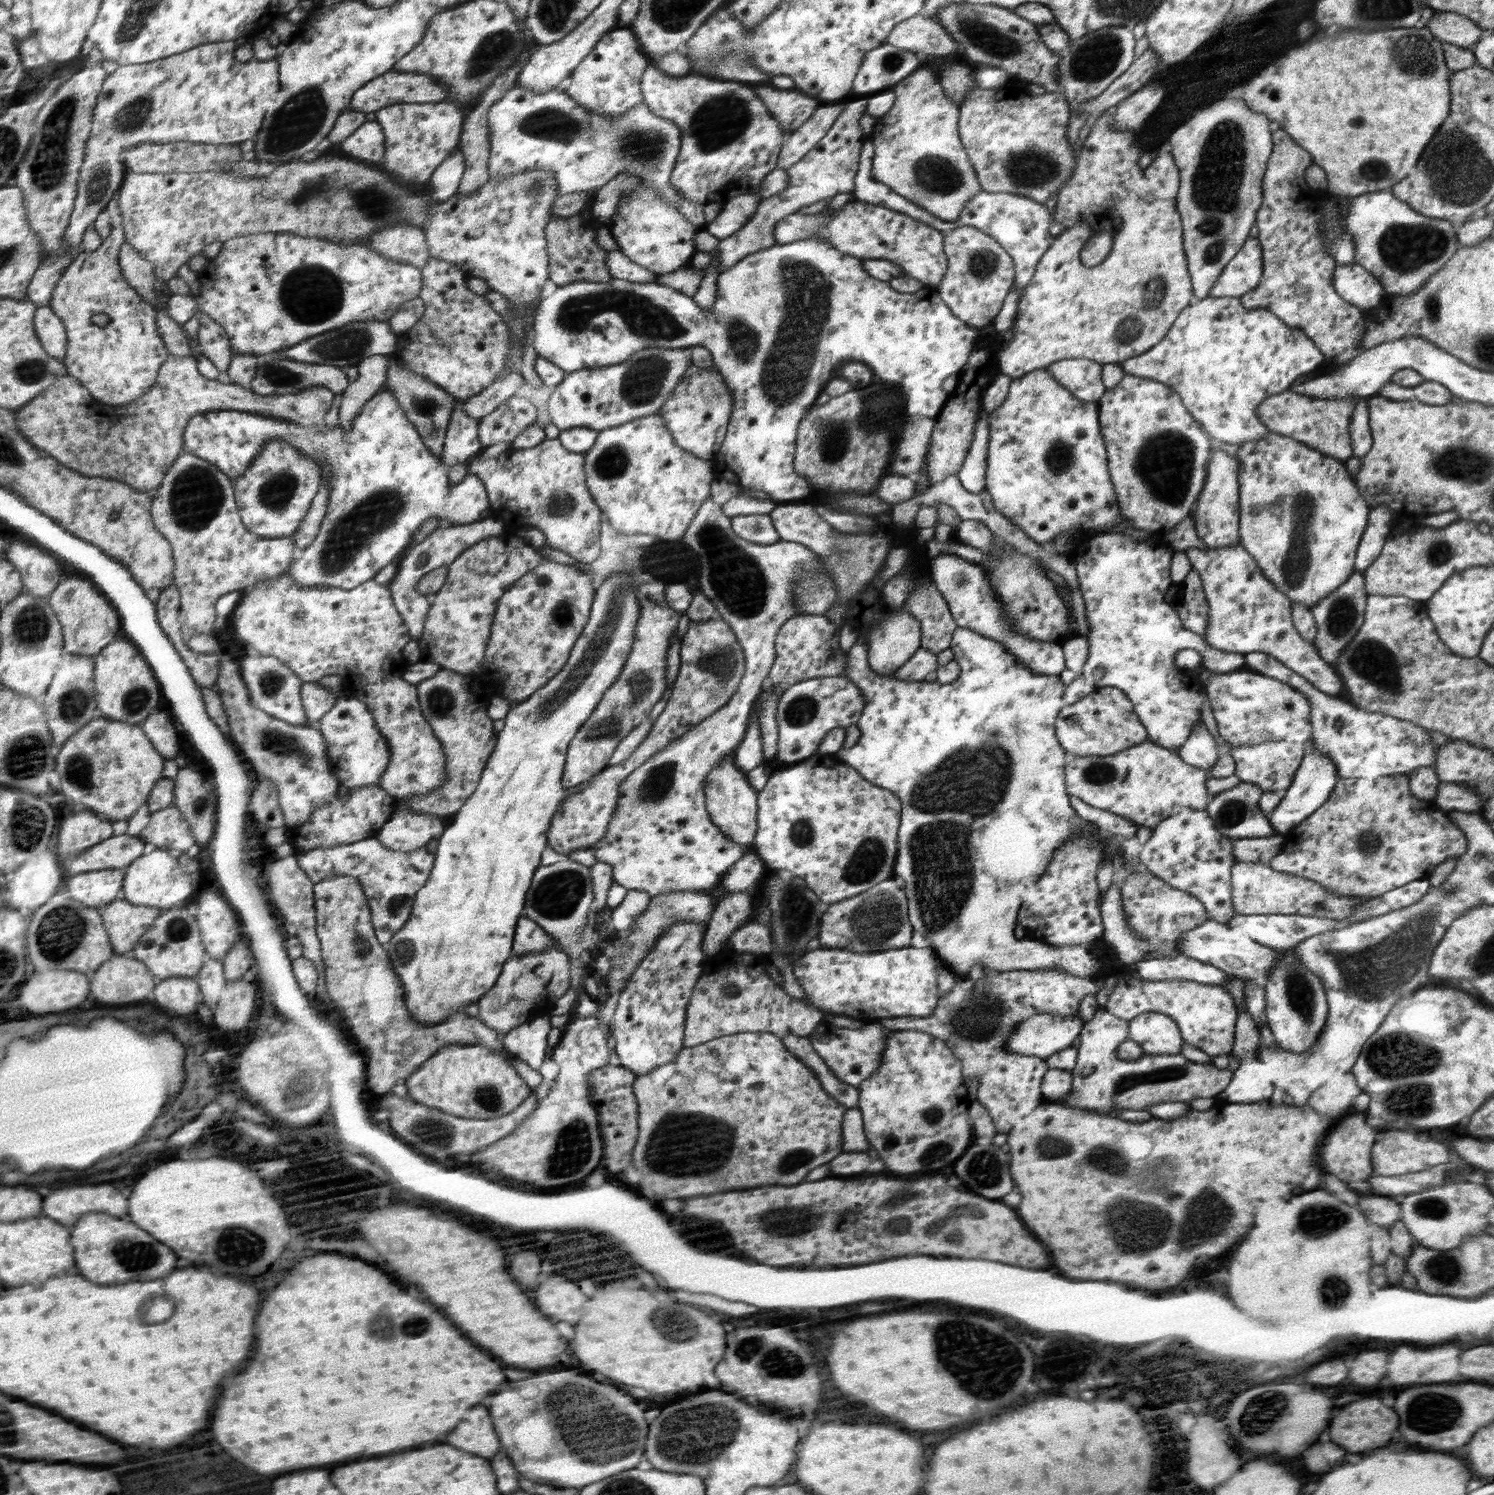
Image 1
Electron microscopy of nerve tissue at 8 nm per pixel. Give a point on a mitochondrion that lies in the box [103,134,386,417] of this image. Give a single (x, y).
(311, 293)

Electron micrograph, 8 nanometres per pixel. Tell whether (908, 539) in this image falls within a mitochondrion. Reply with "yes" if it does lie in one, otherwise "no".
no

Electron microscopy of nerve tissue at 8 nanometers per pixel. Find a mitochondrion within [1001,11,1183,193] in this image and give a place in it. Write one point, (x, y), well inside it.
(1093, 61)

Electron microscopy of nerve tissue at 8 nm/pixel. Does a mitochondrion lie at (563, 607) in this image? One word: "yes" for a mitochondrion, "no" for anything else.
yes

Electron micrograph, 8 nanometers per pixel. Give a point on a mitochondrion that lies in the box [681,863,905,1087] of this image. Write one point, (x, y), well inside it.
(874, 920)

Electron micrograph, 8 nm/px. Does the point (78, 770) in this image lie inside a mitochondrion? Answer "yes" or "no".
yes

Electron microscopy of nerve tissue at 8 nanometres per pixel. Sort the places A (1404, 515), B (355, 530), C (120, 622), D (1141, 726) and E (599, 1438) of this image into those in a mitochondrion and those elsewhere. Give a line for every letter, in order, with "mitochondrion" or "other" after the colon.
A: other
B: mitochondrion
C: other
D: other
E: mitochondrion

